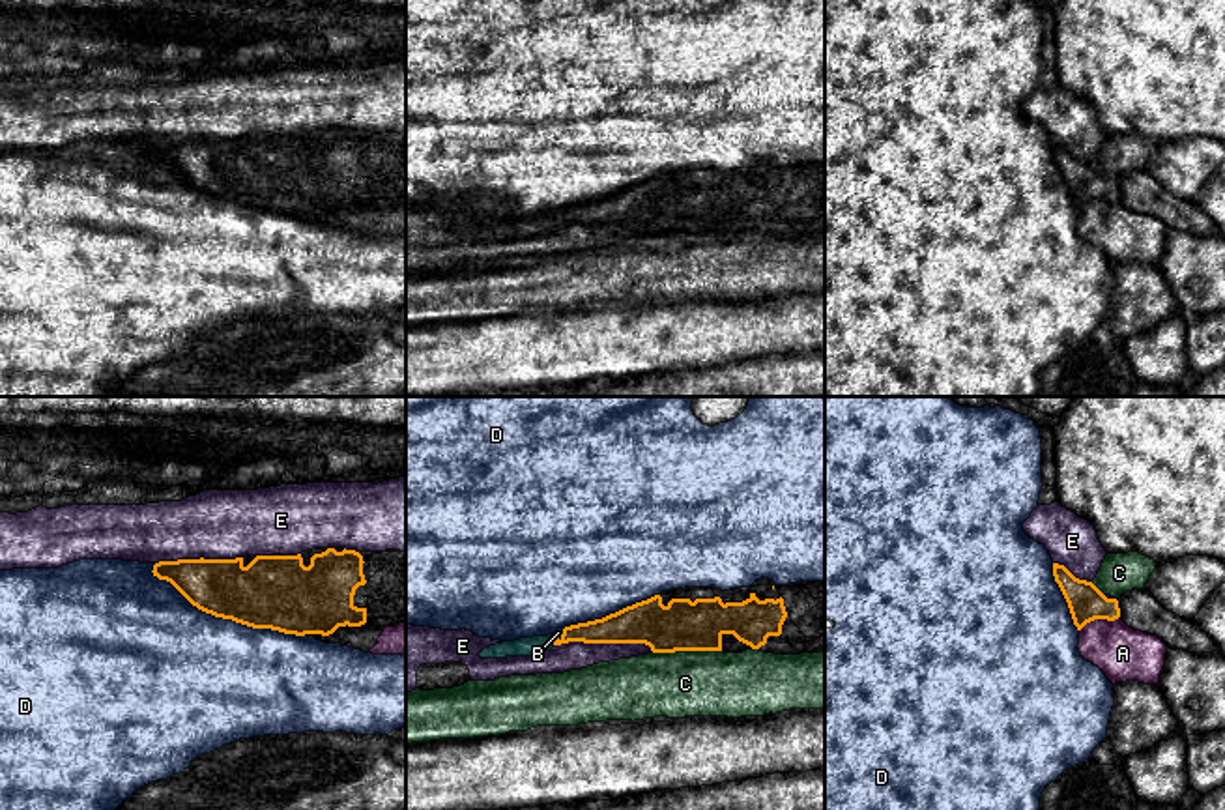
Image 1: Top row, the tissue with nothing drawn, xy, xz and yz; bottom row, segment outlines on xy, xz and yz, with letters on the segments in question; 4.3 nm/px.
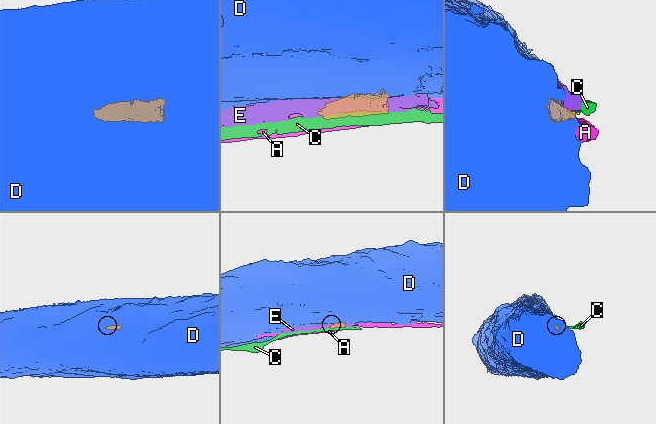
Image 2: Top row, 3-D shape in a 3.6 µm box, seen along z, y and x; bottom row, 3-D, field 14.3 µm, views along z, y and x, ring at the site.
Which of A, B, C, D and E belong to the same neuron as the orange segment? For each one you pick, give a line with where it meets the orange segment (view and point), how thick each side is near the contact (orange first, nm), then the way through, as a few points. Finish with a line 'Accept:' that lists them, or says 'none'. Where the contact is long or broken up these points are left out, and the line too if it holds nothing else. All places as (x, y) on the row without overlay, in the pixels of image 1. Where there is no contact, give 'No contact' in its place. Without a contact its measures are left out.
B: Touches orange at xz (554, 216). Thickness 130 nm (orange) against 40 nm. Path across: xz (612, 210), (554, 216), (558, 214)
Accept: B

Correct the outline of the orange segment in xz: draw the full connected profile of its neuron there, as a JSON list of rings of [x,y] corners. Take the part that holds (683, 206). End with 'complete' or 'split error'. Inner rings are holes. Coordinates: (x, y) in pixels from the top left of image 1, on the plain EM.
[[[769,159],[750,168],[713,170],[685,168],[662,172],[647,181],[627,187],[602,200],[557,210],[548,217],[520,219],[484,228],[481,239],[535,238],[554,226],[584,224],[645,224],[653,234],[724,232],[742,234],[759,230],[774,236],[800,236],[825,232],[825,163],[776,166]]]; split error

